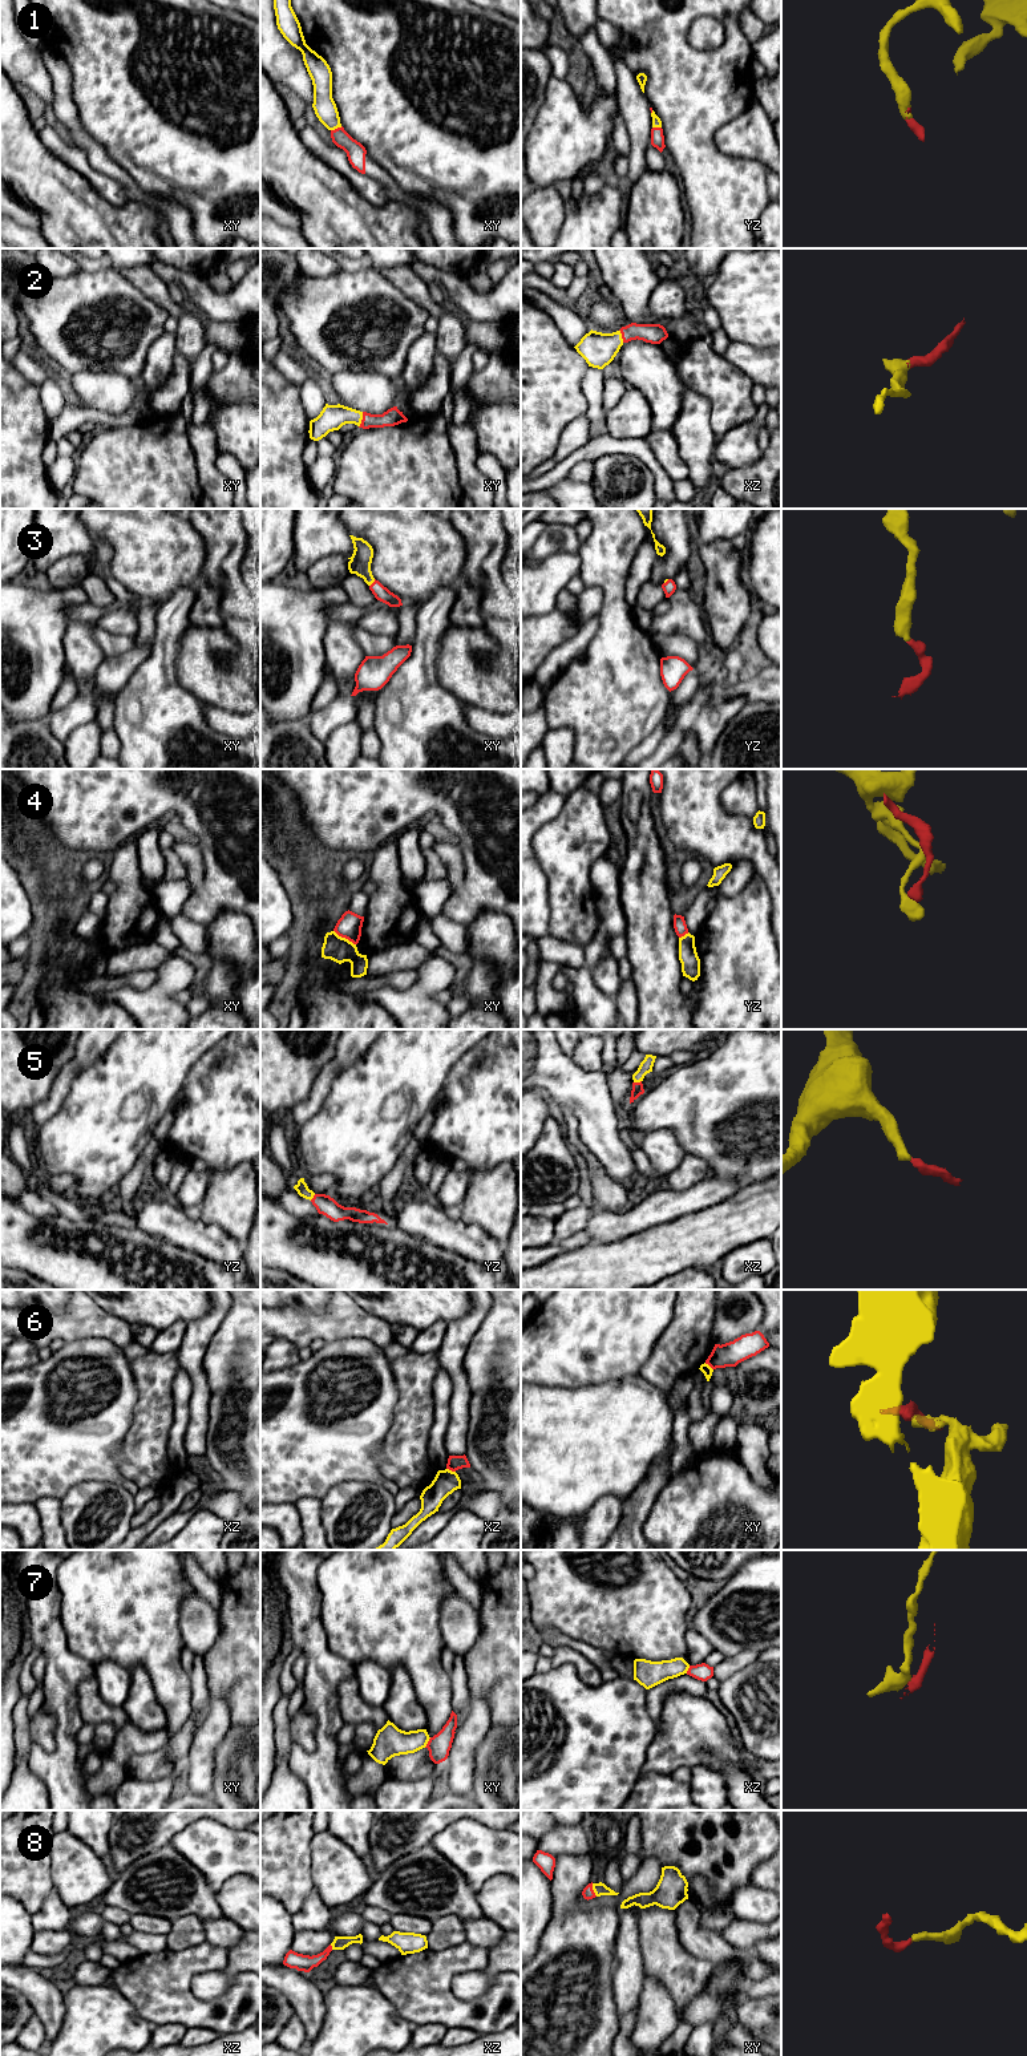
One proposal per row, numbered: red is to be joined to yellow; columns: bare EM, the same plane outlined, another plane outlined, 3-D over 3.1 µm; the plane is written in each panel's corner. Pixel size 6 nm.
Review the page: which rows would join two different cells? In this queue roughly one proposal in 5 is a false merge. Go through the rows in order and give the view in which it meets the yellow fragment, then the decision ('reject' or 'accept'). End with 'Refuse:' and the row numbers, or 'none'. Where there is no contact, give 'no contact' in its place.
1: contact in xy; accept
2: contact in xy; accept
3: contact in xy; accept
4: contact in xy; reject
5: contact in xz; accept
6: contact in xz; reject
7: contact in xy; reject
8: contact in xy; accept
Refuse: 4, 6, 7

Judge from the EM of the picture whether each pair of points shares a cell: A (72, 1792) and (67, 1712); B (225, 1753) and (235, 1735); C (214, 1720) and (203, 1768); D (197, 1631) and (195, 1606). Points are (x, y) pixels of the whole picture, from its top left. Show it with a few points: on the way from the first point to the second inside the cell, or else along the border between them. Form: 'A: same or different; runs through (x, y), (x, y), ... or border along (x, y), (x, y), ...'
A: same; runs through (67, 1772), (67, 1732)
B: same; runs through (229, 1749), (235, 1739)
C: same; runs through (211, 1732), (203, 1744), (203, 1756)
D: same; runs through (197, 1625), (195, 1613)

